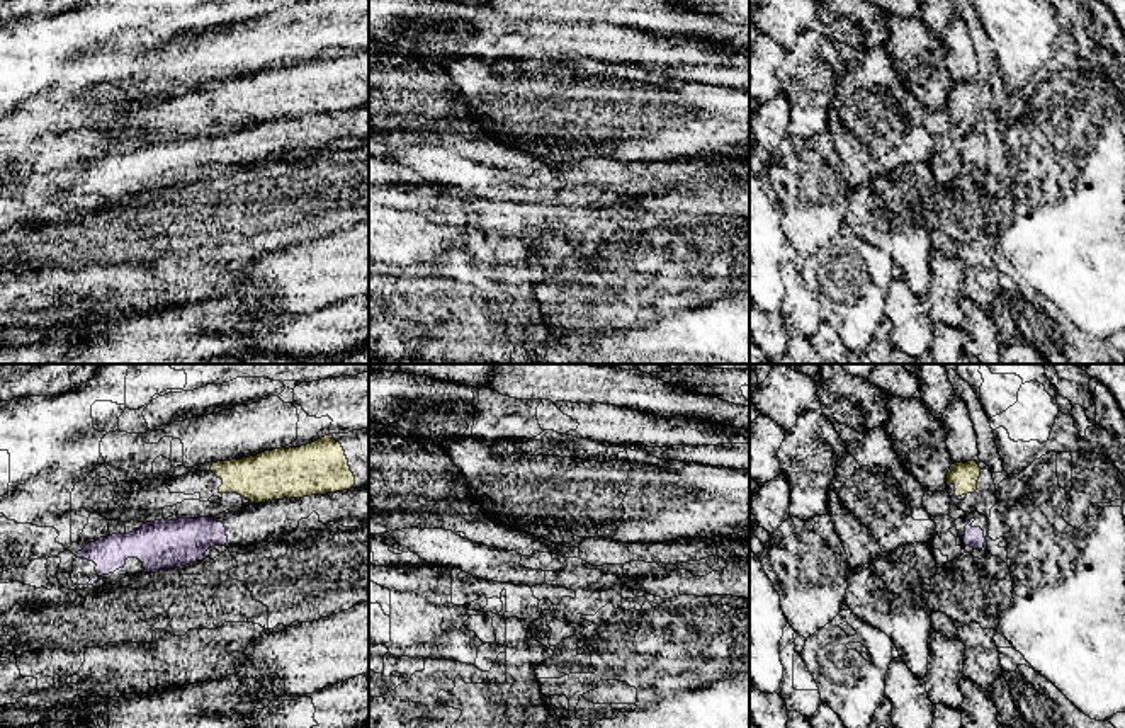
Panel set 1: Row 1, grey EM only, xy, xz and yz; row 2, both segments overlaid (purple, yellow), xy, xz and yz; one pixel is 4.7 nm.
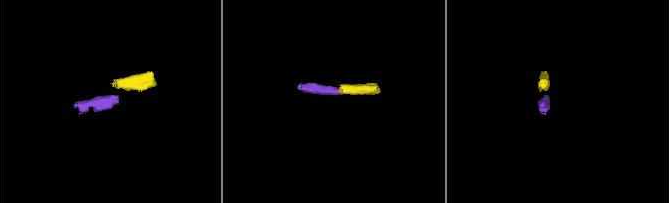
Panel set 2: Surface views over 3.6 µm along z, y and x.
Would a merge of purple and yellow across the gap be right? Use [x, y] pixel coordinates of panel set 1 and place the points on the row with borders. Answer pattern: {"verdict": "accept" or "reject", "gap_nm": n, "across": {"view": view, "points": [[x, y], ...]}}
{"verdict": "reject", "gap_nm": 120, "across": {"view": "yz", "points": [[971, 519], [961, 495]]}}

